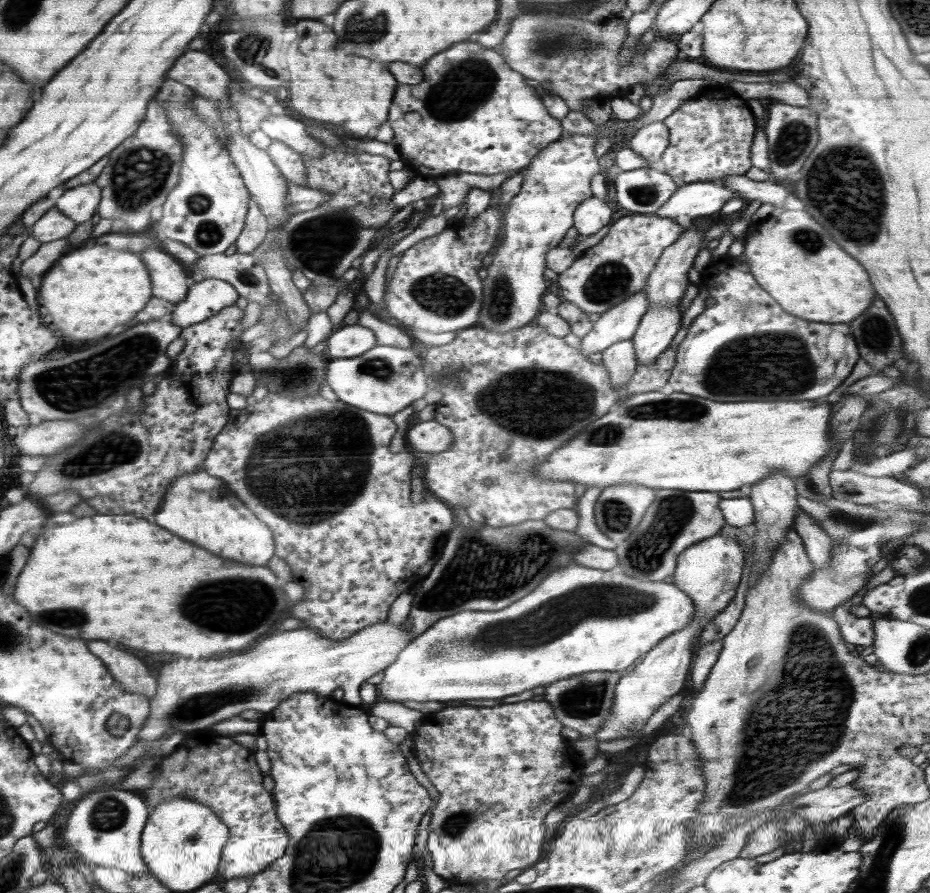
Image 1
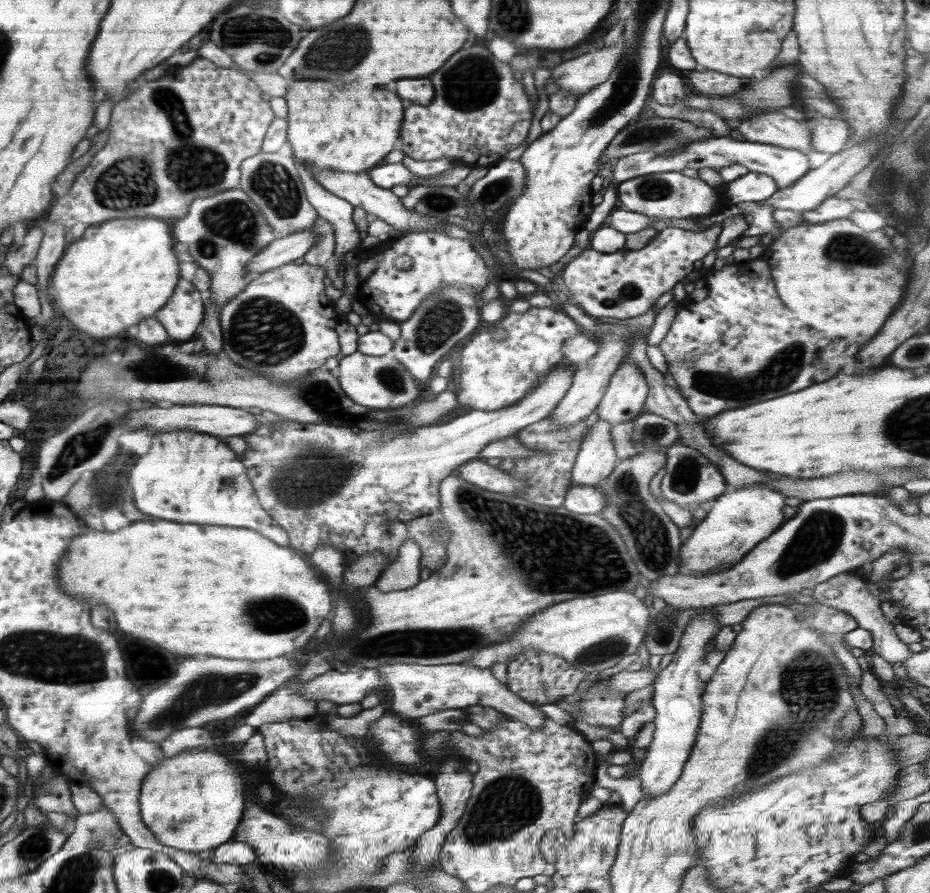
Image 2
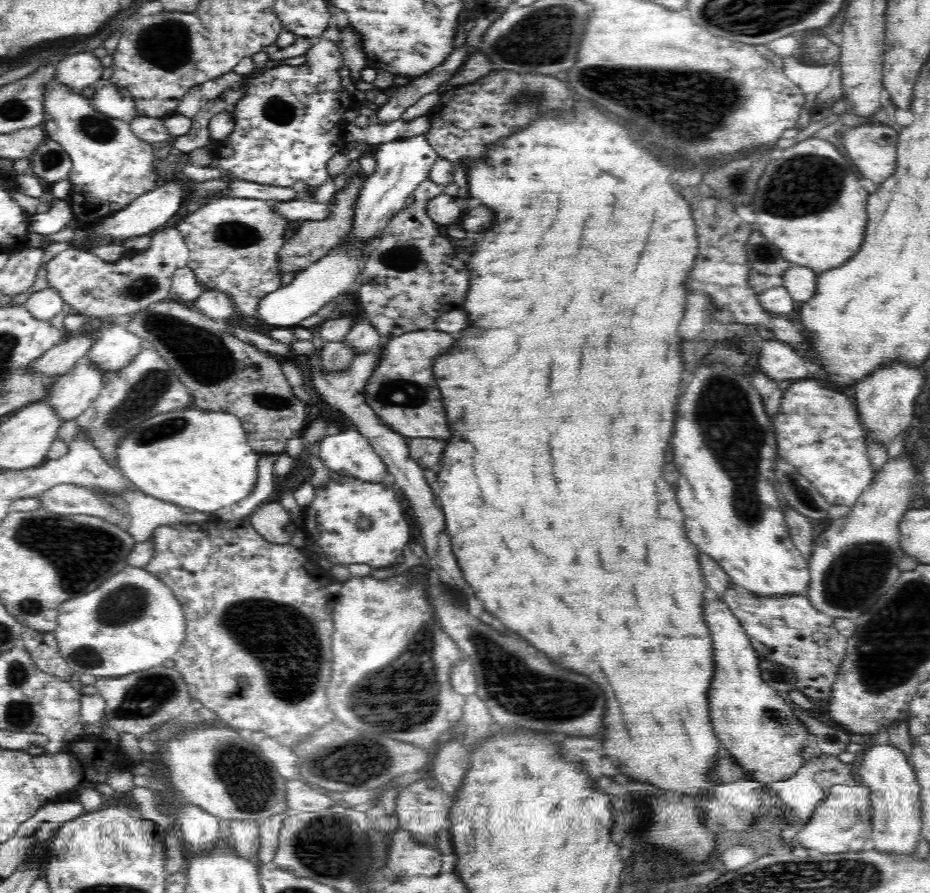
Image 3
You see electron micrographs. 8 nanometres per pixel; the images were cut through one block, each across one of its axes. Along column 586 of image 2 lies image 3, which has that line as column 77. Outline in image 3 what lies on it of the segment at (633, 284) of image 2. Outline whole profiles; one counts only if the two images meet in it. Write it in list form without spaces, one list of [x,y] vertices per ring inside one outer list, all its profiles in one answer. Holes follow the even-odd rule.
[[[174,227],[156,230],[152,234],[148,248],[130,249],[116,262],[102,260],[93,250],[87,251],[71,246],[46,263],[46,279],[49,286],[58,292],[62,300],[70,306],[71,311],[82,314],[86,318],[92,316],[99,322],[113,316],[122,316],[122,314],[132,315],[138,310],[150,308],[156,302],[168,300],[172,296],[169,293],[172,290],[172,276],[176,270],[188,267],[189,251],[182,233]]]

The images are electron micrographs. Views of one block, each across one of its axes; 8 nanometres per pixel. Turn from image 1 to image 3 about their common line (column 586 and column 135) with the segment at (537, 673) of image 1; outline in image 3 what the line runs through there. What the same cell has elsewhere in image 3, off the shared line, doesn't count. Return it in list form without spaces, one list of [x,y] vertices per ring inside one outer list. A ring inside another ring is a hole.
[[[126,566],[114,577],[108,578],[94,592],[61,602],[58,626],[53,631],[58,650],[73,672],[78,675],[93,674],[96,677],[115,677],[140,672],[160,666],[172,658],[186,638],[186,618],[182,605],[172,590],[162,580],[143,567]]]

